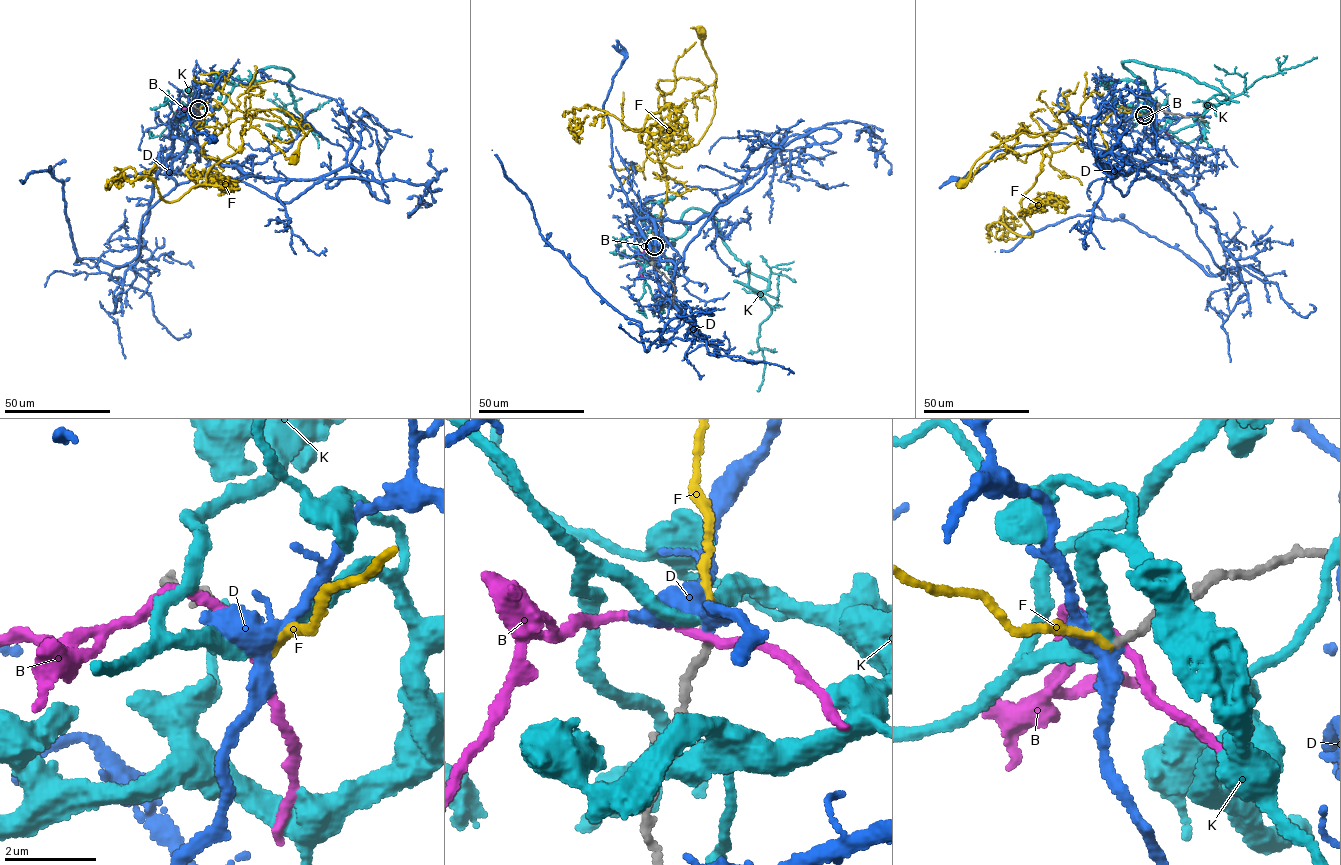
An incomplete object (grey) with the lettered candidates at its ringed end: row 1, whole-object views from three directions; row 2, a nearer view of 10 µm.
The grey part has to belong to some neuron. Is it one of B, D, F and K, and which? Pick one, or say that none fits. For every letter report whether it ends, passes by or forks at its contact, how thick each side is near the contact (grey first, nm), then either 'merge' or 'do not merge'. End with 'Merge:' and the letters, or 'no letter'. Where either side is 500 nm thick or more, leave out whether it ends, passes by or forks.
B: it passes by | 190/180 nm | do not merge
D: it passes by | 180/340 nm | do not merge
F: it ends | 170/170 nm | merge
K: it passes by | 180/320 nm | do not merge
Merge: F

